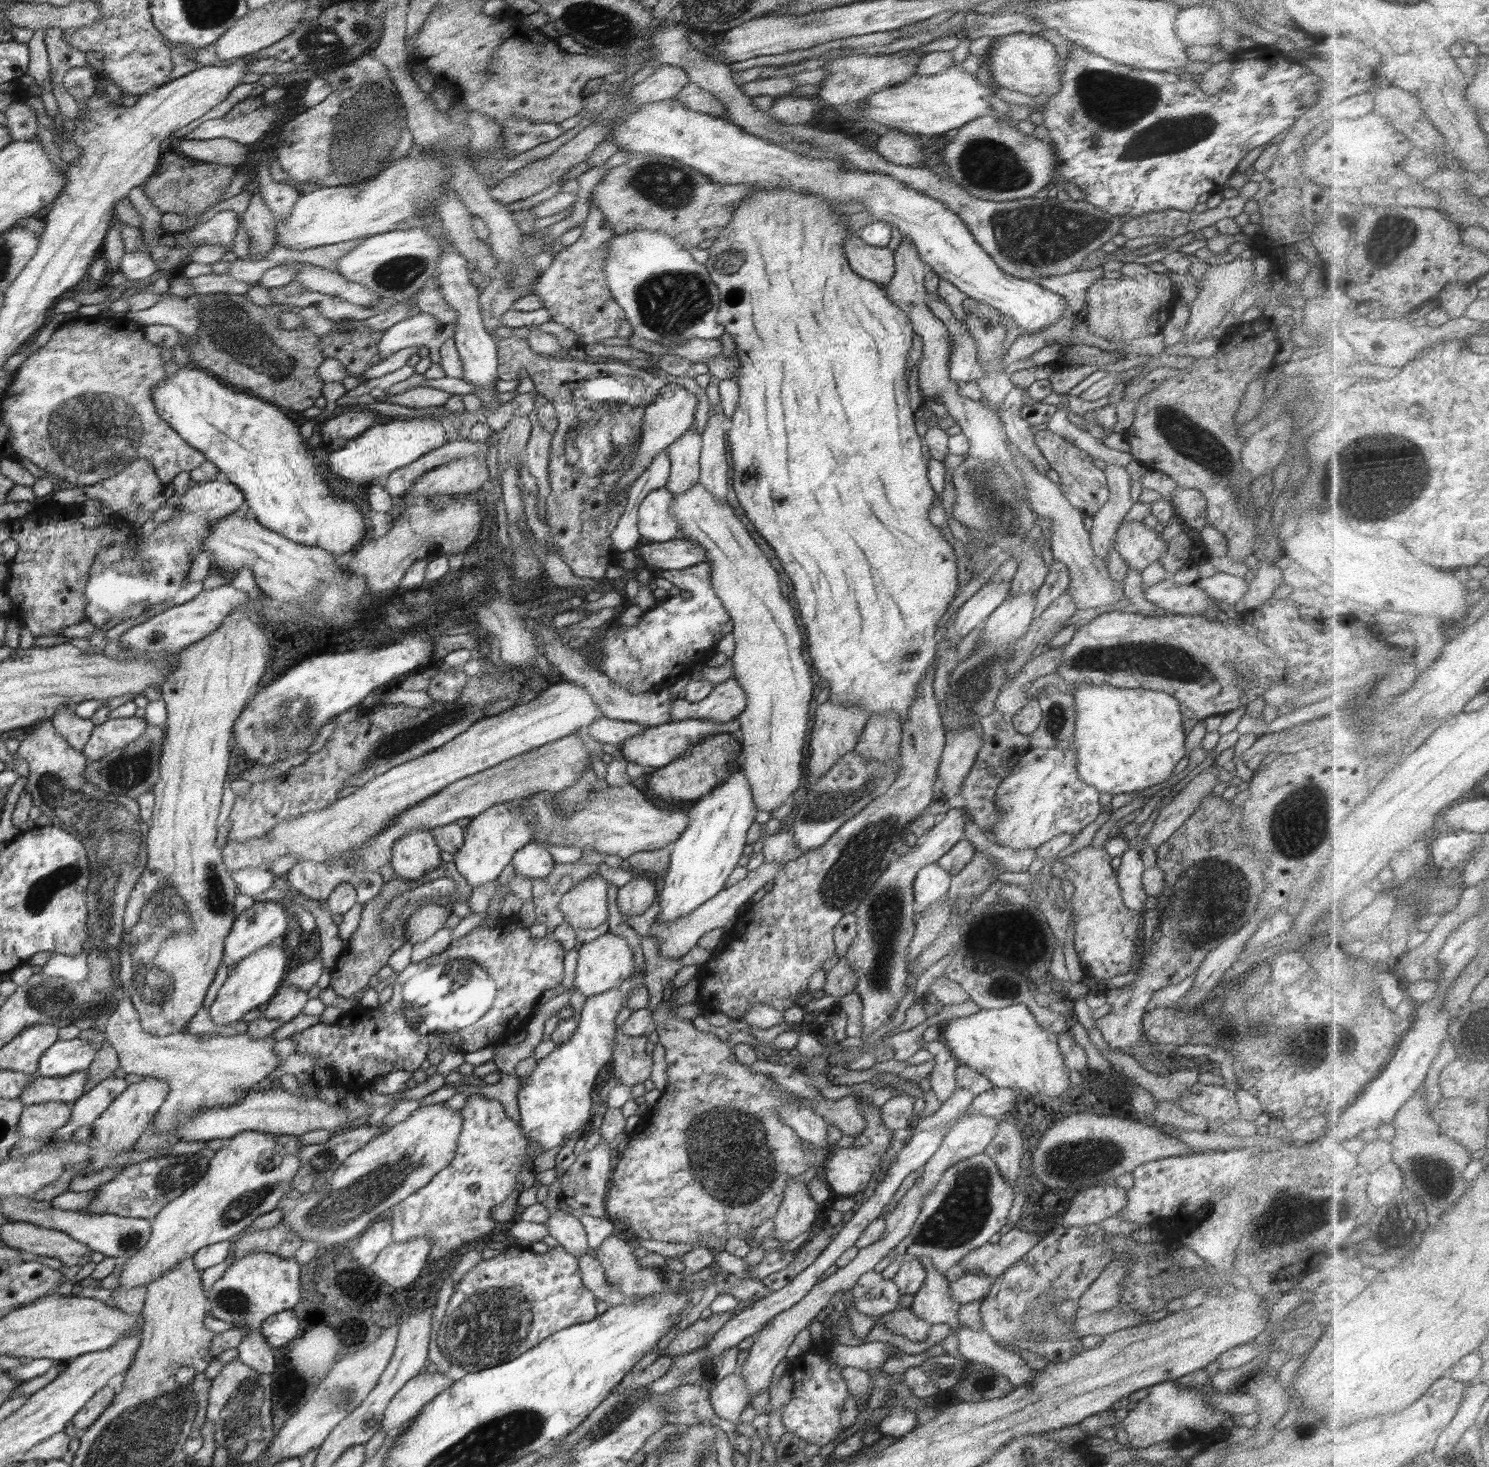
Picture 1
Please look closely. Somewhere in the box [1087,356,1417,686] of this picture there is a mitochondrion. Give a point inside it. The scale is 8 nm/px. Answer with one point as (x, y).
(1191, 442)

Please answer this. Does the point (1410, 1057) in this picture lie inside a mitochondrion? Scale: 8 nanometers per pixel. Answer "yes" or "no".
no

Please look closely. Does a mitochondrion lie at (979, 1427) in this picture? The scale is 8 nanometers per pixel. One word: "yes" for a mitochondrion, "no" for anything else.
no

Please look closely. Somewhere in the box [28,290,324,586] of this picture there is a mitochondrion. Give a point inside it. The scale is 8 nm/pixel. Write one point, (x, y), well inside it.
(87, 432)

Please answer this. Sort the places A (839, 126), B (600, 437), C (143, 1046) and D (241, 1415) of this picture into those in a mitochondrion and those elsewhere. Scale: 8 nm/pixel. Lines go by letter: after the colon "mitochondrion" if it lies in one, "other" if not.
A: other
B: mitochondrion
C: other
D: mitochondrion

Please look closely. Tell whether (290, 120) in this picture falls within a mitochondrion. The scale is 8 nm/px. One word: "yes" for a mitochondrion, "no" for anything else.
no

